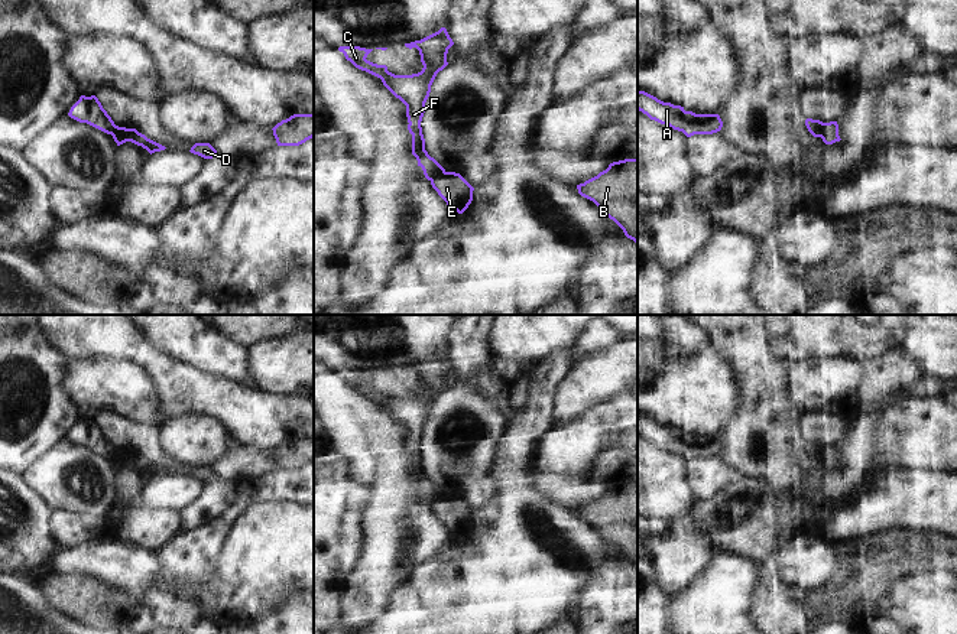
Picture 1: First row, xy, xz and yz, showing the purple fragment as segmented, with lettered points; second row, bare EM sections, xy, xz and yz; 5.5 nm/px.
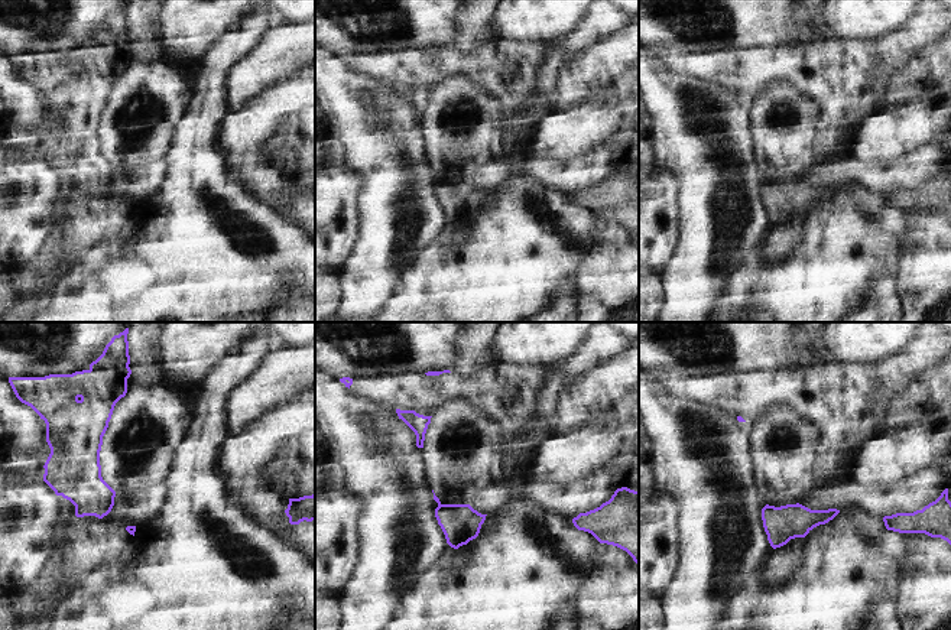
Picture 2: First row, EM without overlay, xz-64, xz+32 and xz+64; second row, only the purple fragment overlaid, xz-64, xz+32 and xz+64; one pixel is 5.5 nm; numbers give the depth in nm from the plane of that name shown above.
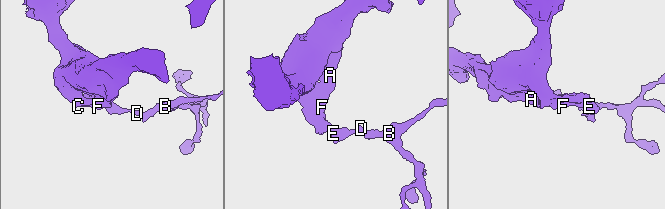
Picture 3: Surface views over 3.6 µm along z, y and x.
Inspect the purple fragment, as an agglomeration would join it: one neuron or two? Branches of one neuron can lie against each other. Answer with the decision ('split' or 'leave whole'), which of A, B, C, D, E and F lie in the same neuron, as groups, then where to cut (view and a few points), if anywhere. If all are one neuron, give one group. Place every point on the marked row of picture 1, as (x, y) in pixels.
split | A C F / B D E | xz (444, 171), (431, 181)

